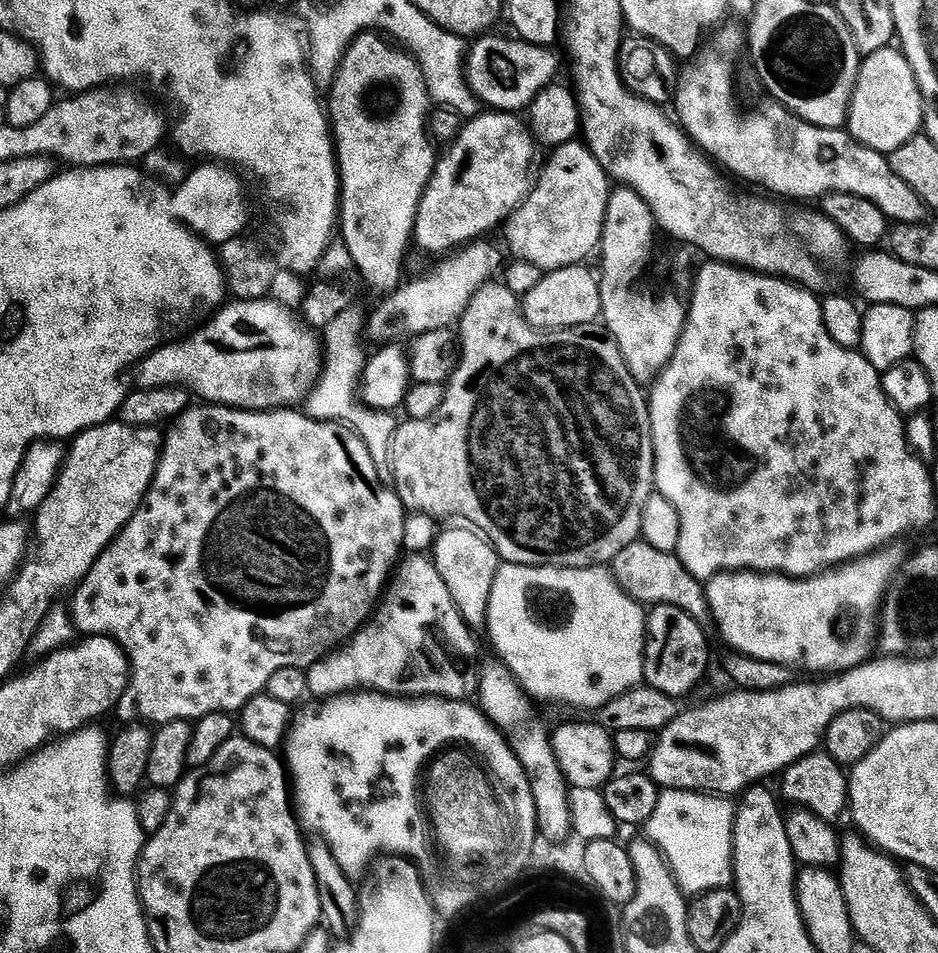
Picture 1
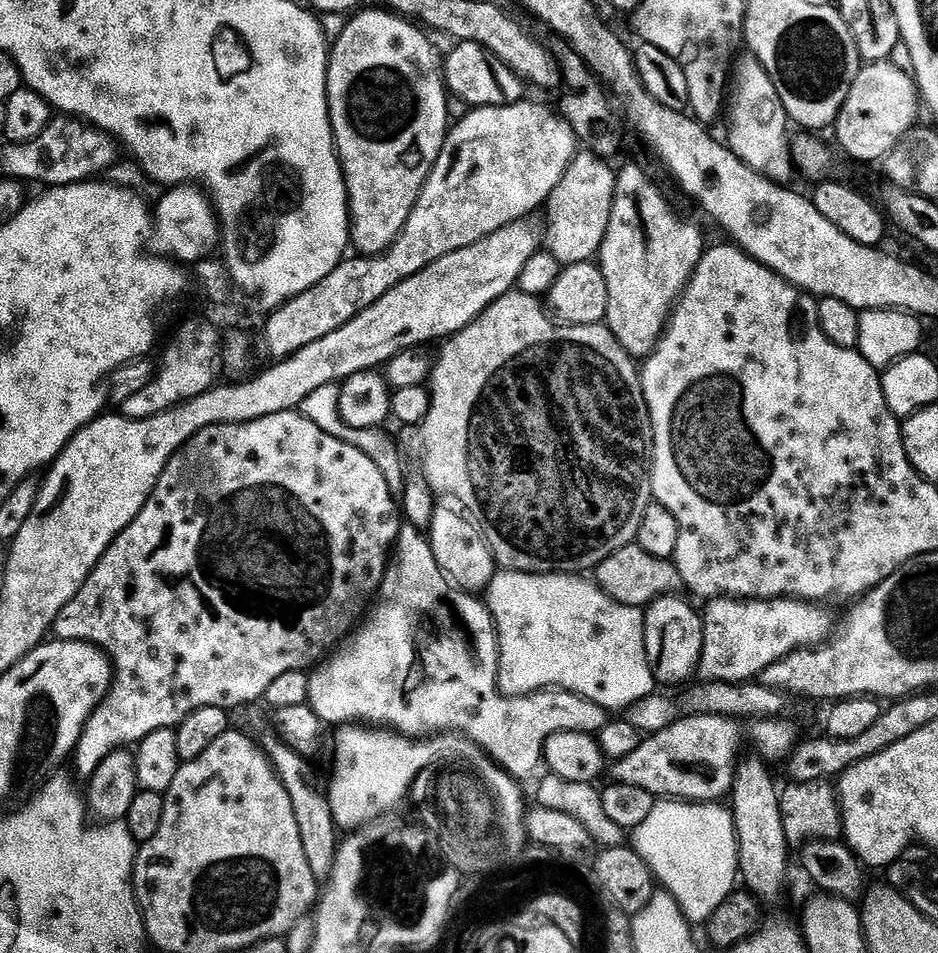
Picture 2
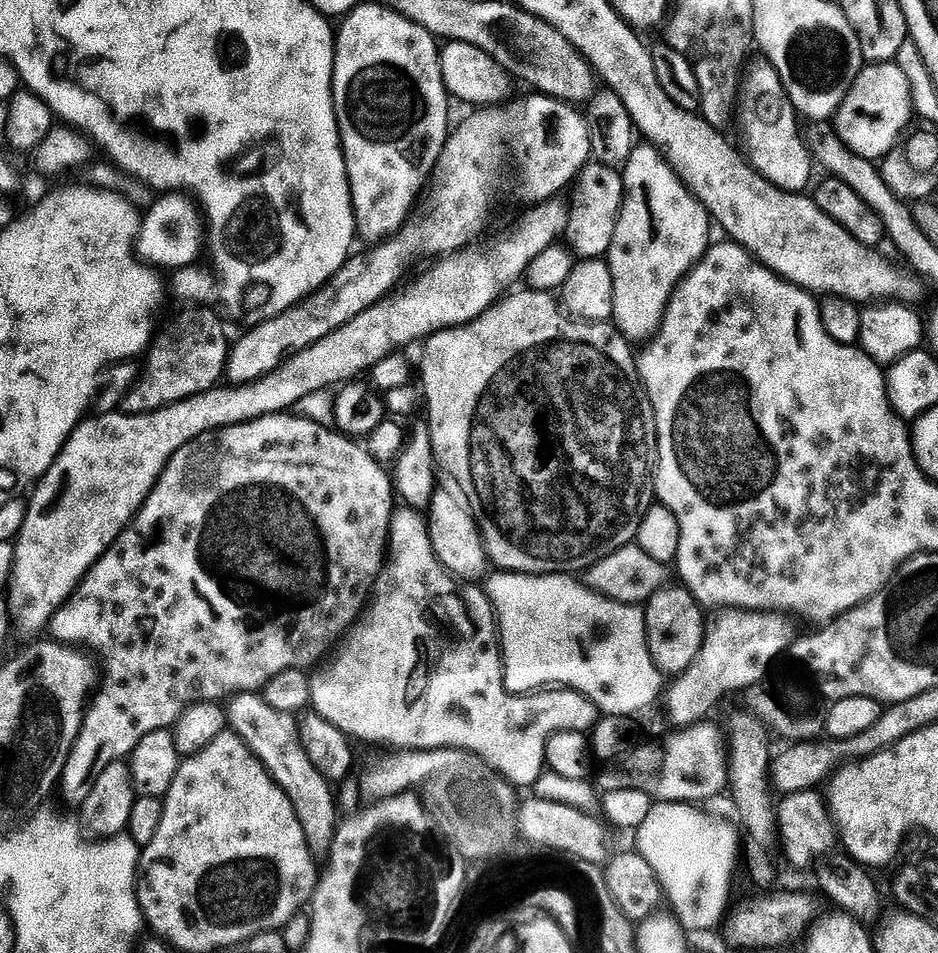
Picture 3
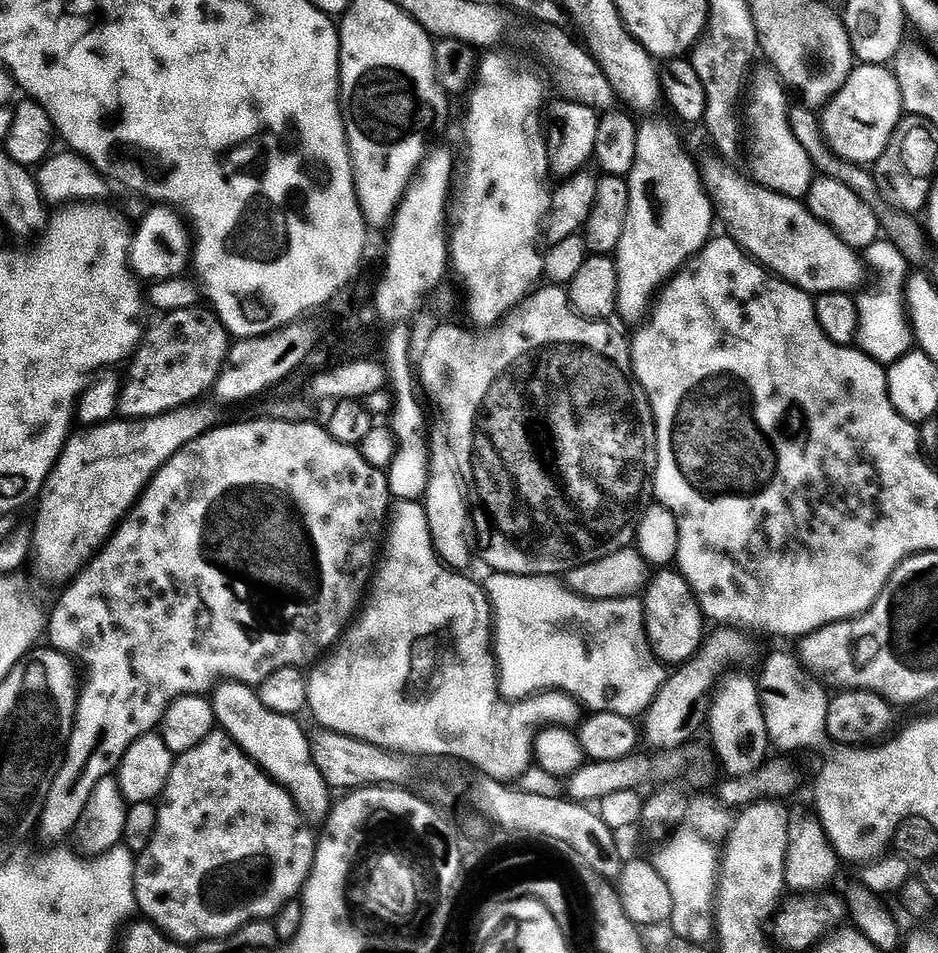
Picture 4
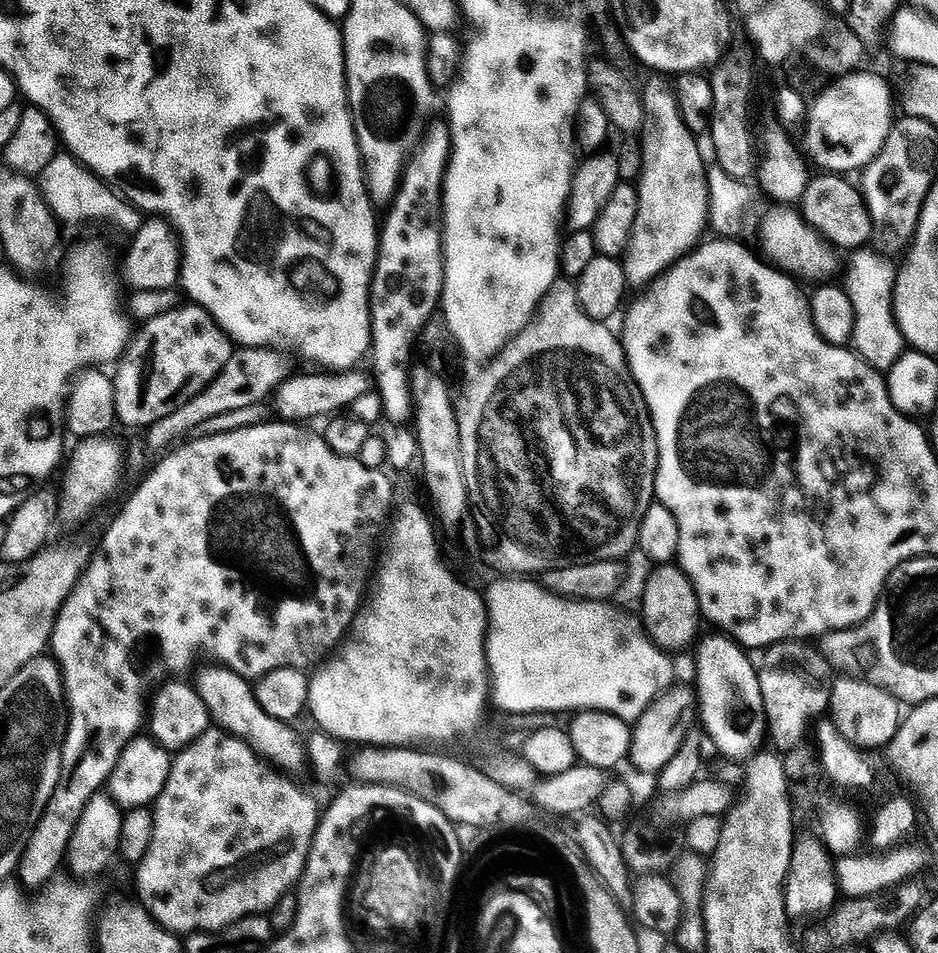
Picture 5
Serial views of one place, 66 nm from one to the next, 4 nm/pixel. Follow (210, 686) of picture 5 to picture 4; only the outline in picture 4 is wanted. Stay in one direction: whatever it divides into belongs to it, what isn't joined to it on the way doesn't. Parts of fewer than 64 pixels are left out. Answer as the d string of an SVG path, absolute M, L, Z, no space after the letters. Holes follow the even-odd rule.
M217 683L210 699L217 725L228 733L230 739L296 799L297 806L309 821L327 821L328 813L334 807L334 792L316 765L313 741L312 744L308 741L299 719L295 715L270 710L260 701L259 691L246 684Z

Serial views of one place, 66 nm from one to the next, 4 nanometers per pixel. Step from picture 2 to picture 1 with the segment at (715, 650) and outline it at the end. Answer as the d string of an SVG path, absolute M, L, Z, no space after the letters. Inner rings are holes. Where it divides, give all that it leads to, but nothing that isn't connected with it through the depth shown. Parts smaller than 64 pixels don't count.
M870 561L849 562L803 578L747 570L719 572L706 584L708 610L711 619L716 619L716 624L720 627L721 638L732 647L733 653L771 664L797 664L812 672L827 673L856 667L863 663L864 646L869 644L871 638L873 641L873 621L877 619L878 609L892 577L890 572L880 573L868 562Z

